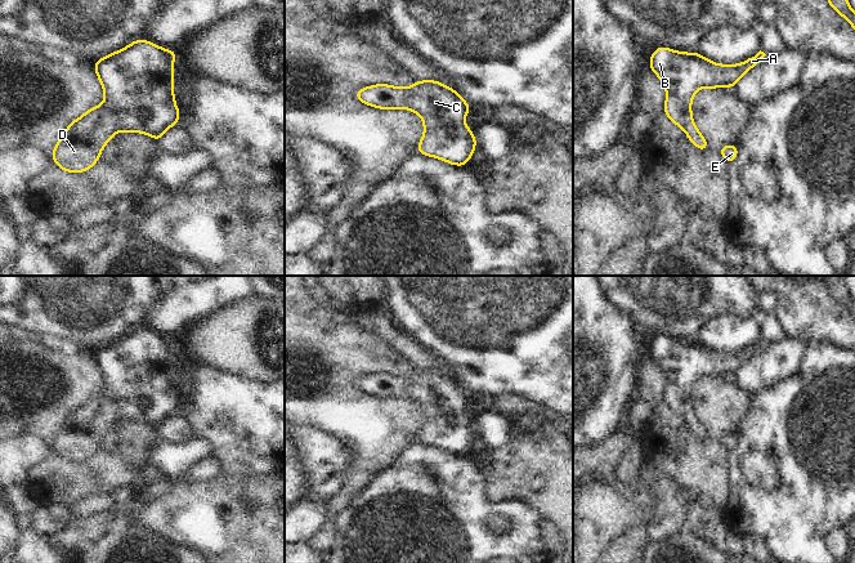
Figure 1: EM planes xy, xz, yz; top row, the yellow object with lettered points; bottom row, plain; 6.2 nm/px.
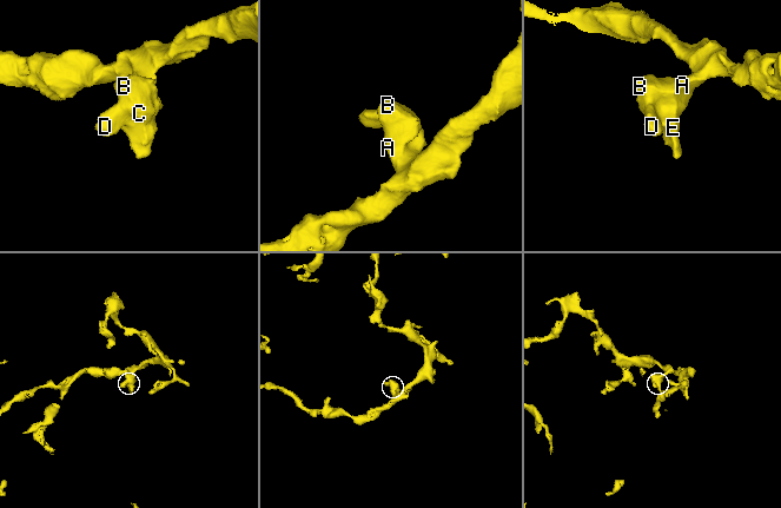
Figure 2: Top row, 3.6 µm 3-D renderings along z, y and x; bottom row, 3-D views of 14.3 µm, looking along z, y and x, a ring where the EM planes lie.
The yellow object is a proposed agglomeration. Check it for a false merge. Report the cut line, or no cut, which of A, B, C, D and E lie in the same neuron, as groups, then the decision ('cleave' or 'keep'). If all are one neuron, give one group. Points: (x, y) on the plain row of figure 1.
no cut | A B C D E | keep

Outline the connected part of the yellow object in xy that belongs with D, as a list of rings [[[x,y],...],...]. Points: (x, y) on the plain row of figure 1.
[[[139,327],[94,350],[104,390],[89,397],[66,416],[53,437],[52,448],[63,460],[80,463],[98,451],[103,435],[117,420],[143,421],[162,430],[164,420],[175,415],[182,405],[173,379],[175,345],[178,340]]]

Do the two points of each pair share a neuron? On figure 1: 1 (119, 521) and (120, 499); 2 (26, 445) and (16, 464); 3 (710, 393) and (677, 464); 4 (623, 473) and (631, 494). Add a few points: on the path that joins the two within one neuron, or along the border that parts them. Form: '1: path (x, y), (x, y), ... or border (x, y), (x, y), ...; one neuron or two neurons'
1: path (120, 515), (120, 504); one neuron
2: path (25, 450), (16, 459); one neuron
3: path (712, 412), (712, 438), (697, 454); one neuron
4: border (640, 476), (632, 485), (613, 481); two neurons

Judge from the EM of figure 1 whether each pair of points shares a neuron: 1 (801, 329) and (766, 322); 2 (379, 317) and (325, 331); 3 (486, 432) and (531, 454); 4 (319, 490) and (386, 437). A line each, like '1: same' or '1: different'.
1: different
2: different
3: different
4: different

